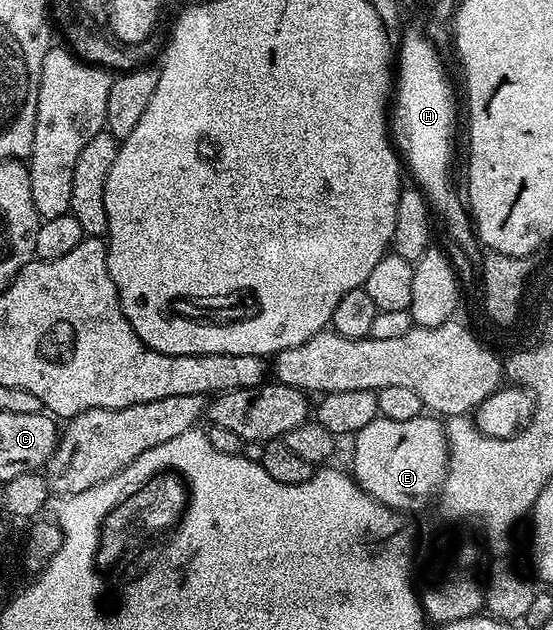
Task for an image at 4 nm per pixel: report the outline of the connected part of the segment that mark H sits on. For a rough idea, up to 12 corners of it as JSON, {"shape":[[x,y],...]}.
{"shape":[[425,31],[396,48],[392,140],[466,252],[480,241],[450,181],[454,92]]}

